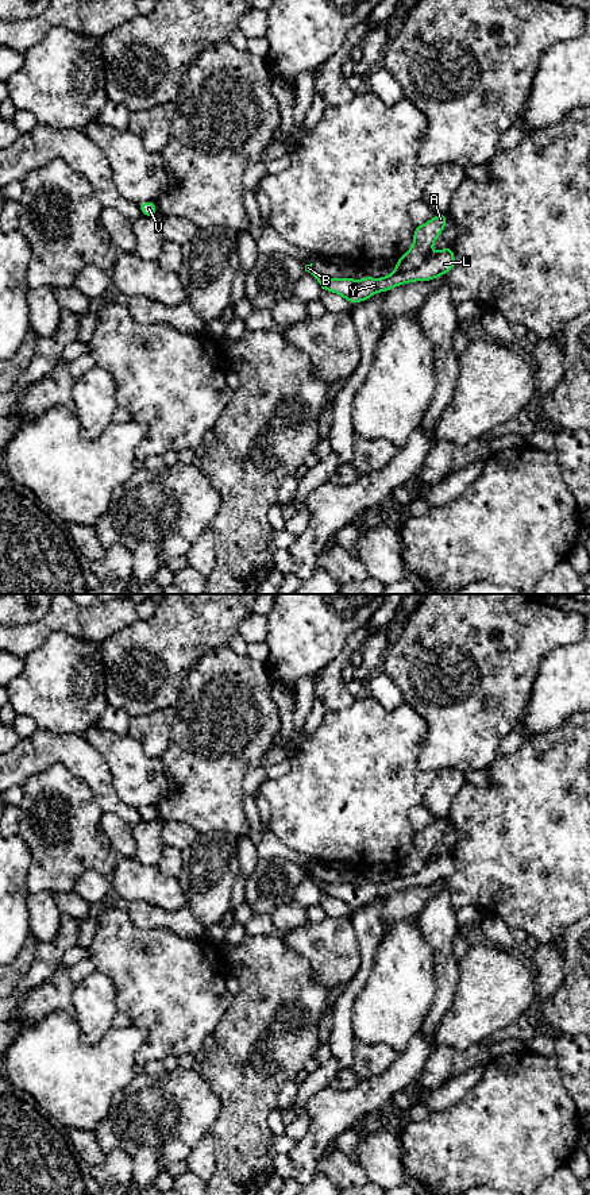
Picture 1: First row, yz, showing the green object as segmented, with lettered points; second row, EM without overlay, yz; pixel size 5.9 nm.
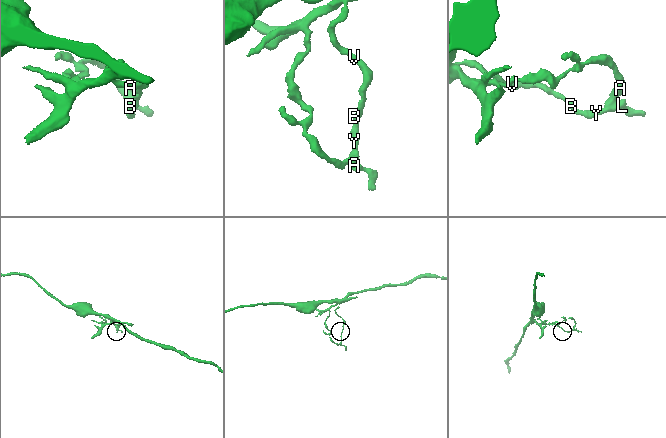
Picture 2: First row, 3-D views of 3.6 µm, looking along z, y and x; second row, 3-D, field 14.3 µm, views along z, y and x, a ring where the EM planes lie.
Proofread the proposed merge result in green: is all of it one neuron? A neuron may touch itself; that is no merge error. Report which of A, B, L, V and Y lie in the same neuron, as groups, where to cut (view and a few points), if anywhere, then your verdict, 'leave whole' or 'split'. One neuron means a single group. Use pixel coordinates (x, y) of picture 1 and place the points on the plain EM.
groups A / B L V Y; cut yz (430, 859), (417, 871), (397, 875); split

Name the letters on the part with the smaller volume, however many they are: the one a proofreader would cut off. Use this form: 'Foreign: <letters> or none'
Foreign: A

